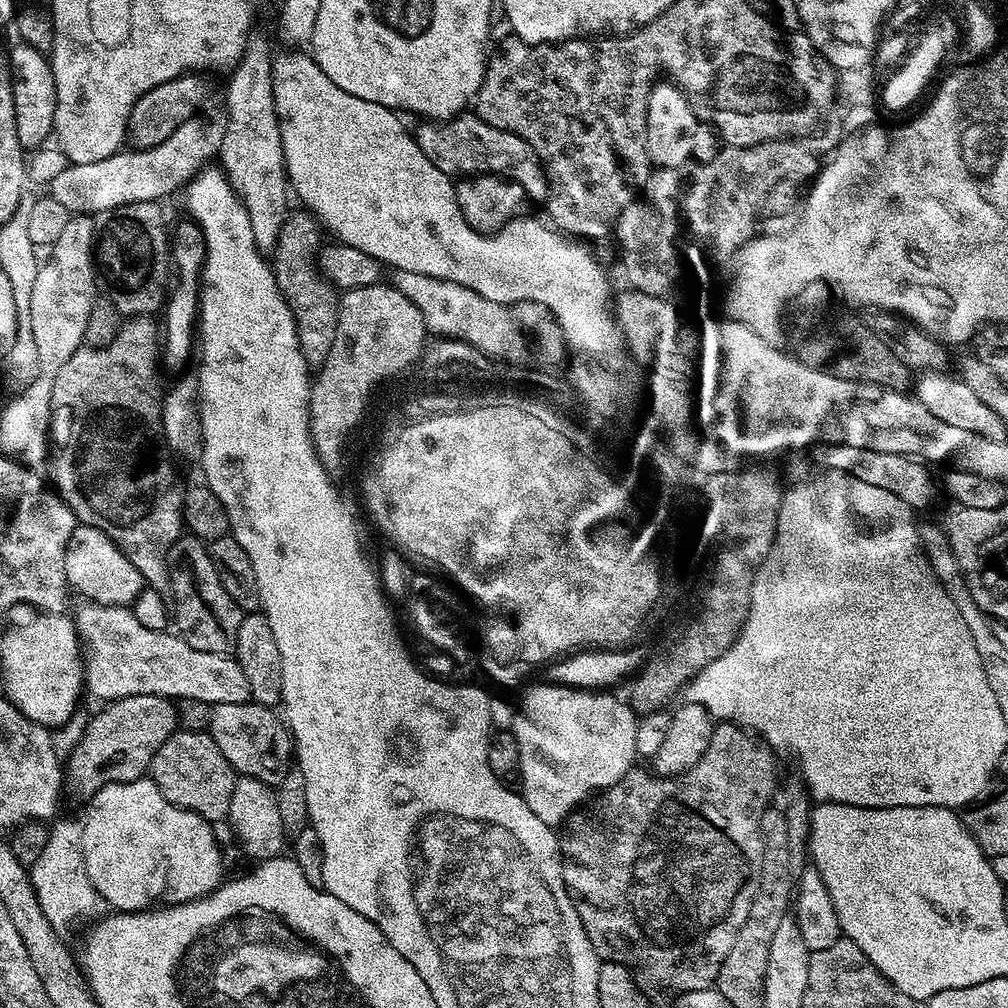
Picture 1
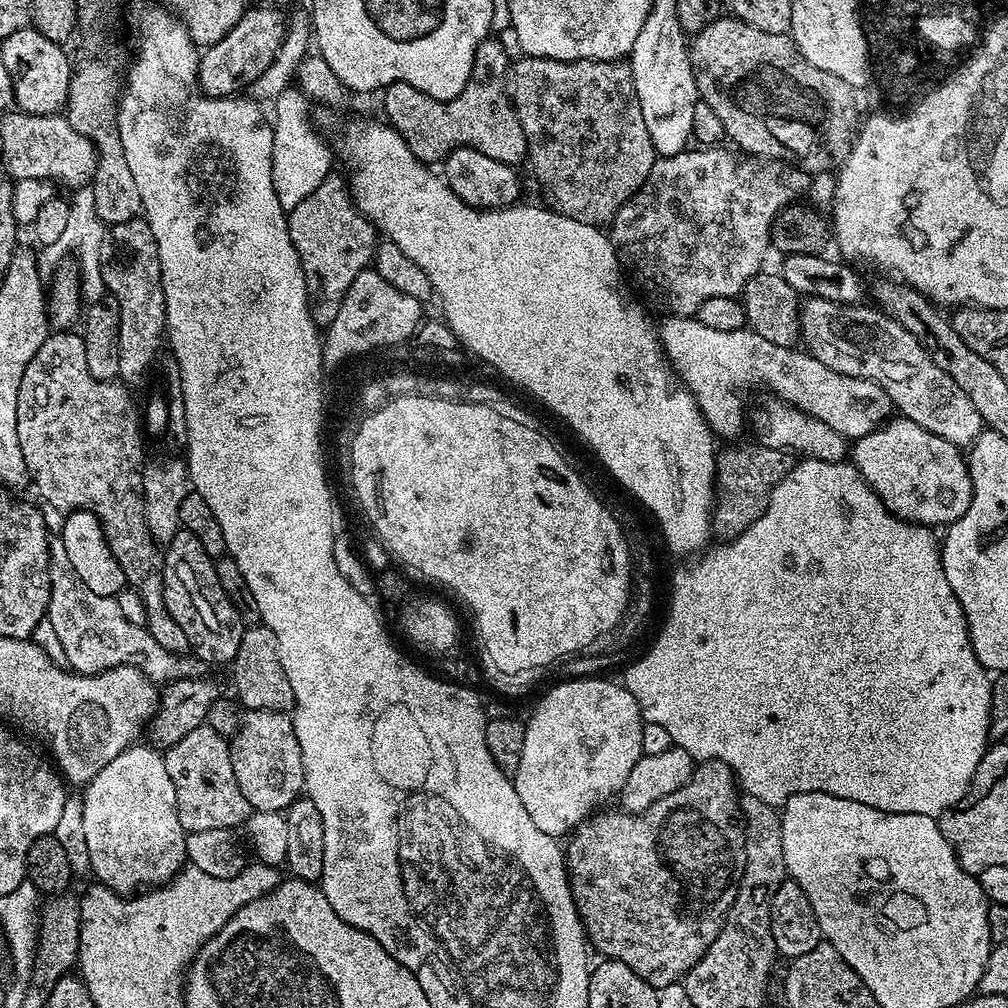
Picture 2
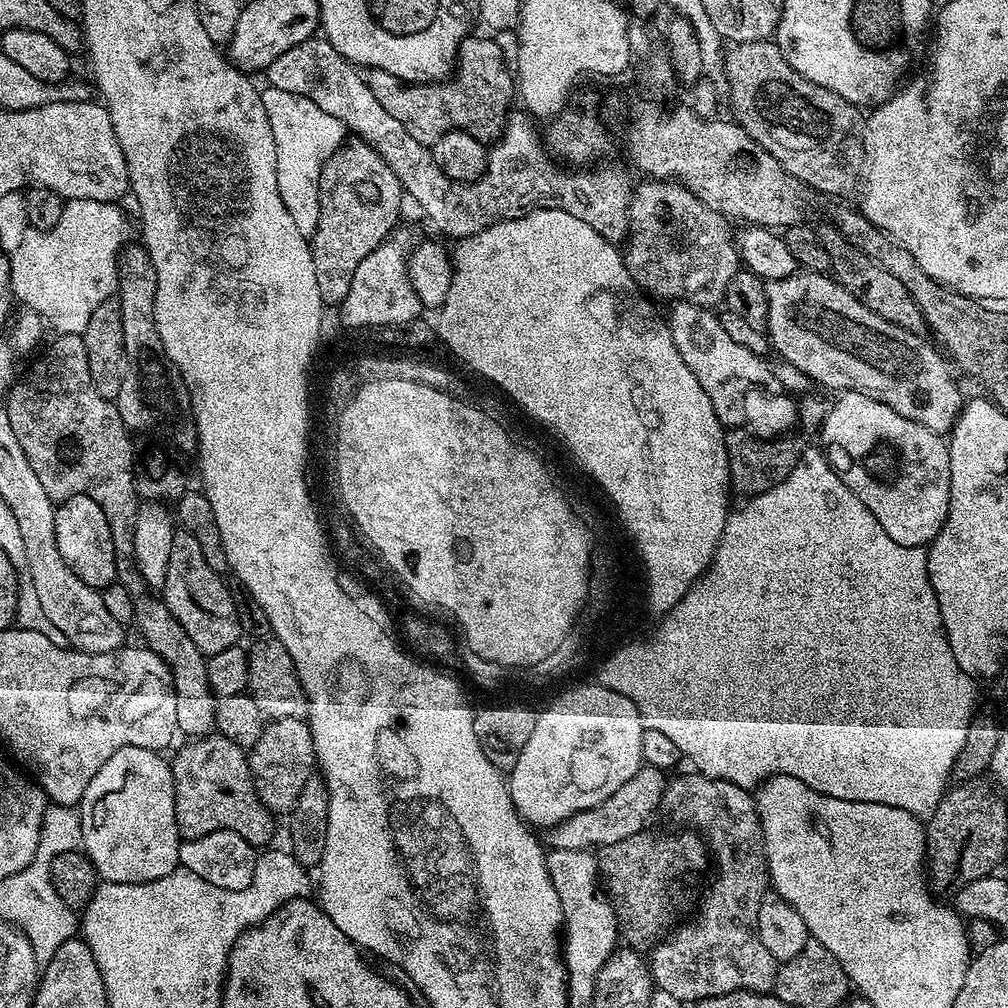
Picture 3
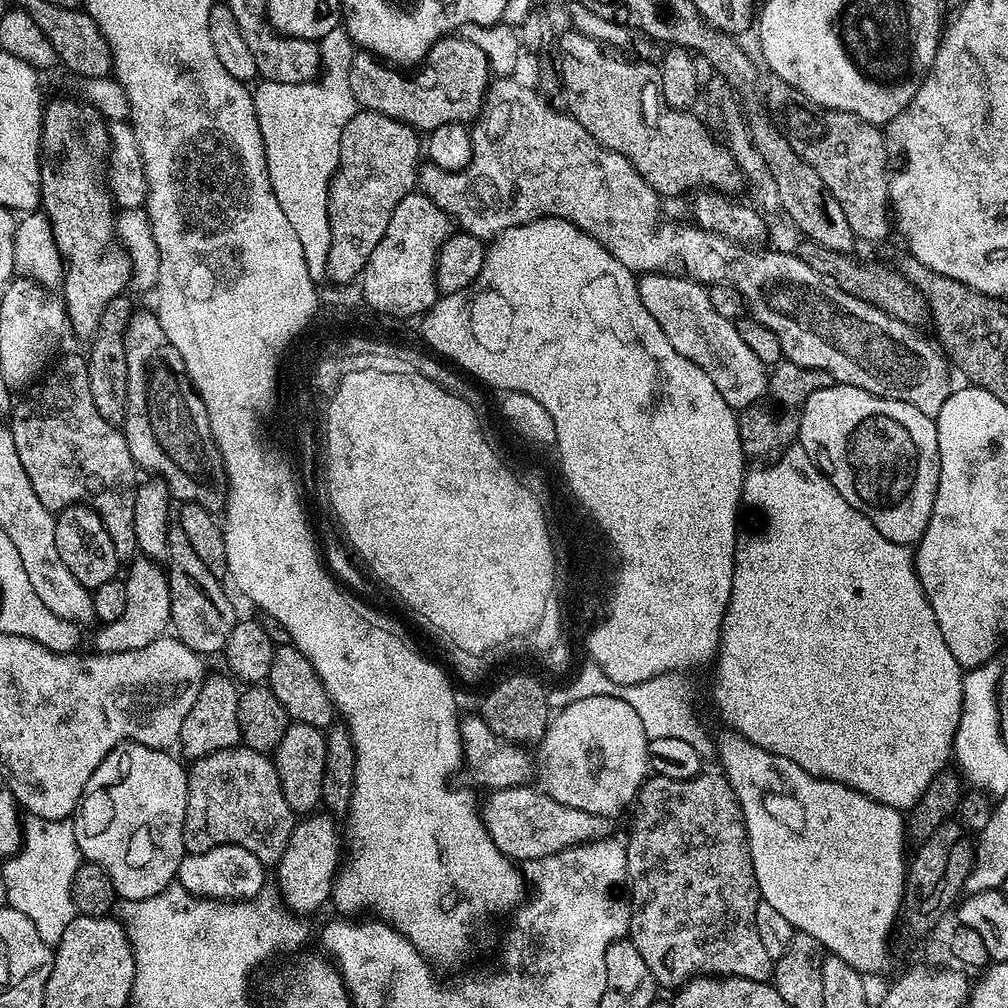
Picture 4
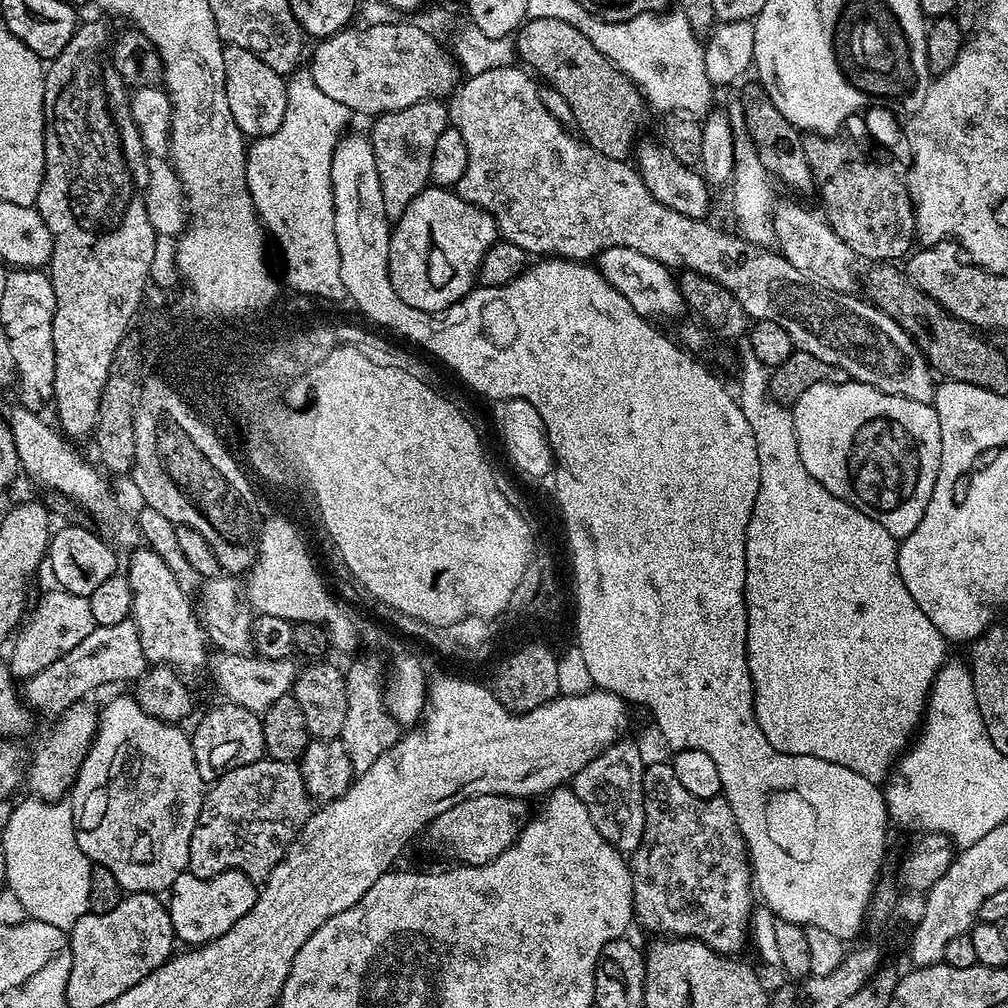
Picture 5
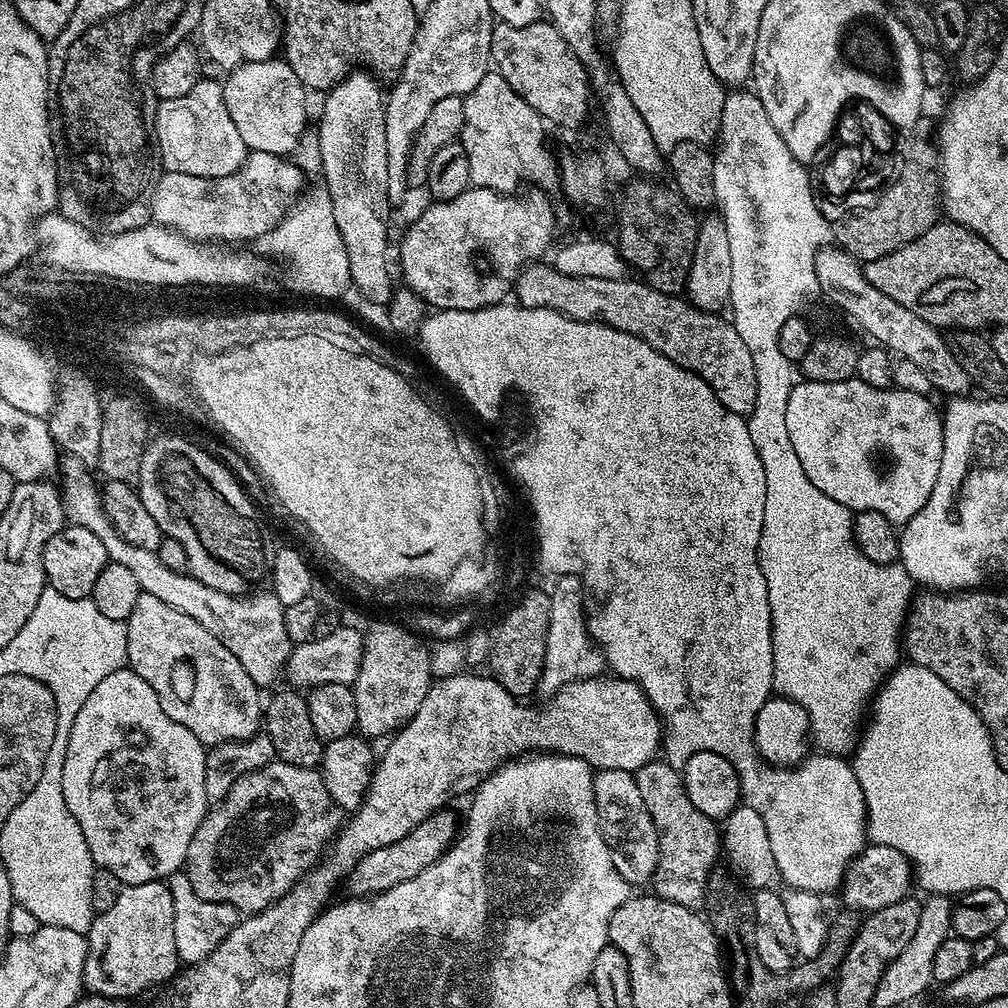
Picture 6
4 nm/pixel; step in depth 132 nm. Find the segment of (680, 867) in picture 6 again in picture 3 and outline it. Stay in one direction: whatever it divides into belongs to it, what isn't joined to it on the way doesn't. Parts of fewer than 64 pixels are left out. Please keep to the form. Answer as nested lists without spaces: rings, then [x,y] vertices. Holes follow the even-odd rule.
[[[699,774],[691,775],[673,775],[669,779],[663,807],[696,824],[692,826],[706,841],[707,847],[716,848],[716,868],[720,873],[717,874],[712,889],[704,896],[696,928],[684,928],[680,933],[677,931],[671,938],[651,949],[650,967],[655,987],[666,994],[674,994],[674,998],[678,998],[684,1006],[692,1006],[697,1000],[721,996],[727,992],[771,993],[776,987],[778,961],[770,954],[770,950],[766,950],[766,946],[762,946],[760,935],[756,933],[758,906],[770,890],[768,860],[764,857],[764,835],[756,809],[756,797],[749,789],[734,786],[734,782],[715,780]]]

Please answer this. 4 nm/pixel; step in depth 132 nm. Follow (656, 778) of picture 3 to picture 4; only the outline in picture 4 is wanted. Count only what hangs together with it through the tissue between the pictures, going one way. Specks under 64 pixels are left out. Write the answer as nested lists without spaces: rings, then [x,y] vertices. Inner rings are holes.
[[[498,788],[489,791],[488,801],[482,804],[484,825],[490,838],[513,862],[546,858],[550,854],[558,854],[564,848],[576,848],[591,840],[602,840],[613,835],[613,817],[595,816],[586,810],[562,806],[562,802],[550,798],[543,790],[533,788]]]

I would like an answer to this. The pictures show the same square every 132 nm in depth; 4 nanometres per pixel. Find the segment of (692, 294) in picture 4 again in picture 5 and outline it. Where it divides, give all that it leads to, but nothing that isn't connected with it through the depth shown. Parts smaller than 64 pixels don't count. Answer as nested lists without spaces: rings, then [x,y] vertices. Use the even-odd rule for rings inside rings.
[[[614,246],[599,253],[598,267],[600,273],[622,294],[622,298],[626,298],[626,302],[630,302],[630,306],[634,306],[634,310],[639,316],[656,318],[652,316],[685,315],[686,305],[680,293],[677,277],[674,275],[673,269],[668,268],[662,262],[658,262],[654,258],[646,258],[646,254],[638,254],[638,250],[630,250],[626,246]]]

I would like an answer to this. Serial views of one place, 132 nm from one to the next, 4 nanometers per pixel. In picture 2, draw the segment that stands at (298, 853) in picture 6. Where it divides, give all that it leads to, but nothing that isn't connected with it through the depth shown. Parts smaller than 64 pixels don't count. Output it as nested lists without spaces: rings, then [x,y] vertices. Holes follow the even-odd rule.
[[[209,724],[190,730],[182,742],[171,744],[163,757],[166,774],[170,774],[170,782],[174,782],[178,822],[182,822],[185,833],[223,828],[236,830],[247,823],[253,811],[238,787],[238,778],[234,778],[229,741],[219,736]]]

